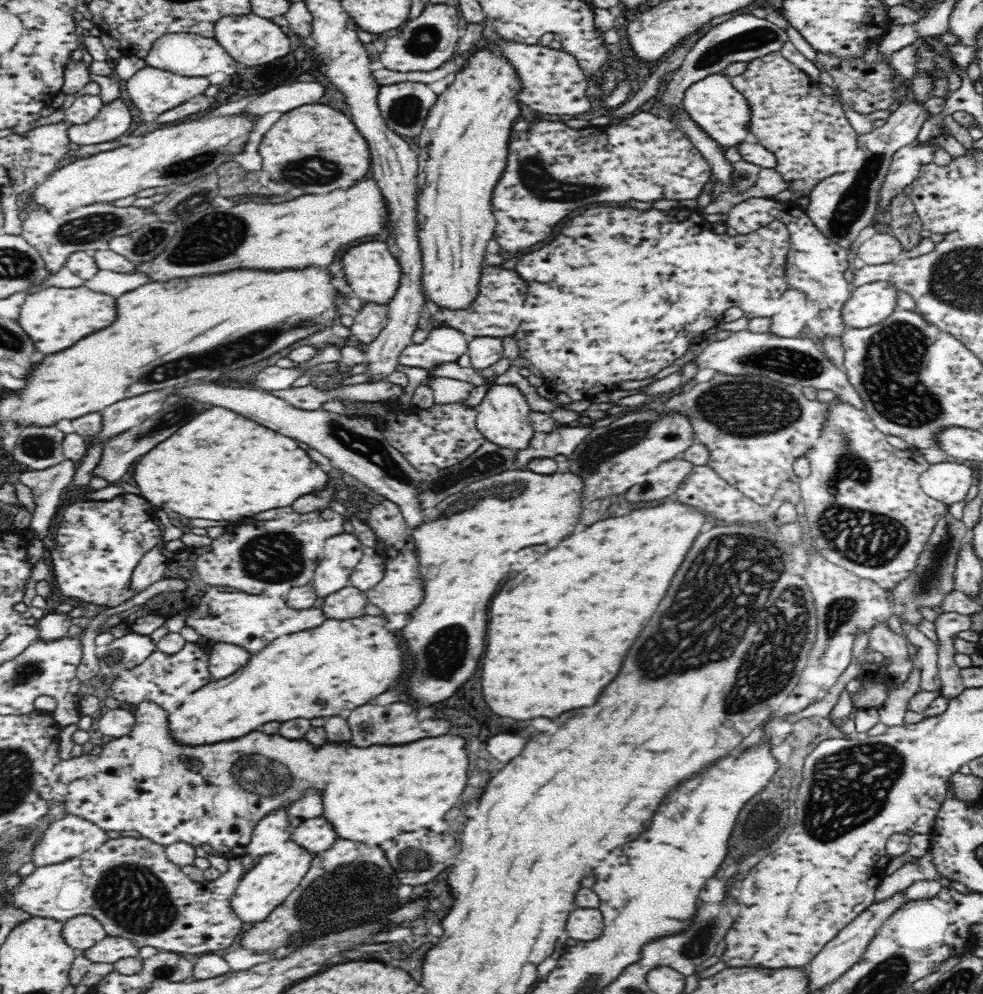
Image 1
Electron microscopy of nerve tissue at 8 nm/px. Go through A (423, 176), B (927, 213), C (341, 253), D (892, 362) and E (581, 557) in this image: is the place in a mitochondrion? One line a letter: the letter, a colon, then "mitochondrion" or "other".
A: other
B: other
C: other
D: mitochondrion
E: other

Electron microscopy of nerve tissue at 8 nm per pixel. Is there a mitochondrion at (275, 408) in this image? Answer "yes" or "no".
no

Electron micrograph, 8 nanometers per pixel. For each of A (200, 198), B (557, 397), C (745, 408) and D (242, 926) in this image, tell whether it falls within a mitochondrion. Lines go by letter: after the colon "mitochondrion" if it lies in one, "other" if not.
A: mitochondrion
B: other
C: mitochondrion
D: other

